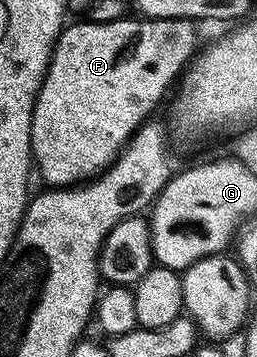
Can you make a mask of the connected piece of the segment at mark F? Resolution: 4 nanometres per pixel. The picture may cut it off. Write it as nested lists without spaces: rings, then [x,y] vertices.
[[[127,17],[115,20],[113,23],[84,23],[69,22],[60,36],[56,39],[56,50],[52,53],[52,60],[48,62],[48,68],[44,74],[44,79],[40,83],[40,92],[36,94],[36,104],[32,110],[32,158],[35,170],[40,171],[40,175],[45,179],[49,188],[54,187],[74,187],[81,183],[87,183],[96,178],[101,171],[105,171],[111,163],[116,162],[121,151],[127,147],[132,134],[142,126],[149,118],[148,115],[164,99],[164,94],[168,91],[168,86],[175,84],[179,80],[182,72],[187,68],[190,60],[198,50],[196,43],[197,24],[191,19],[146,19],[143,17]]]

